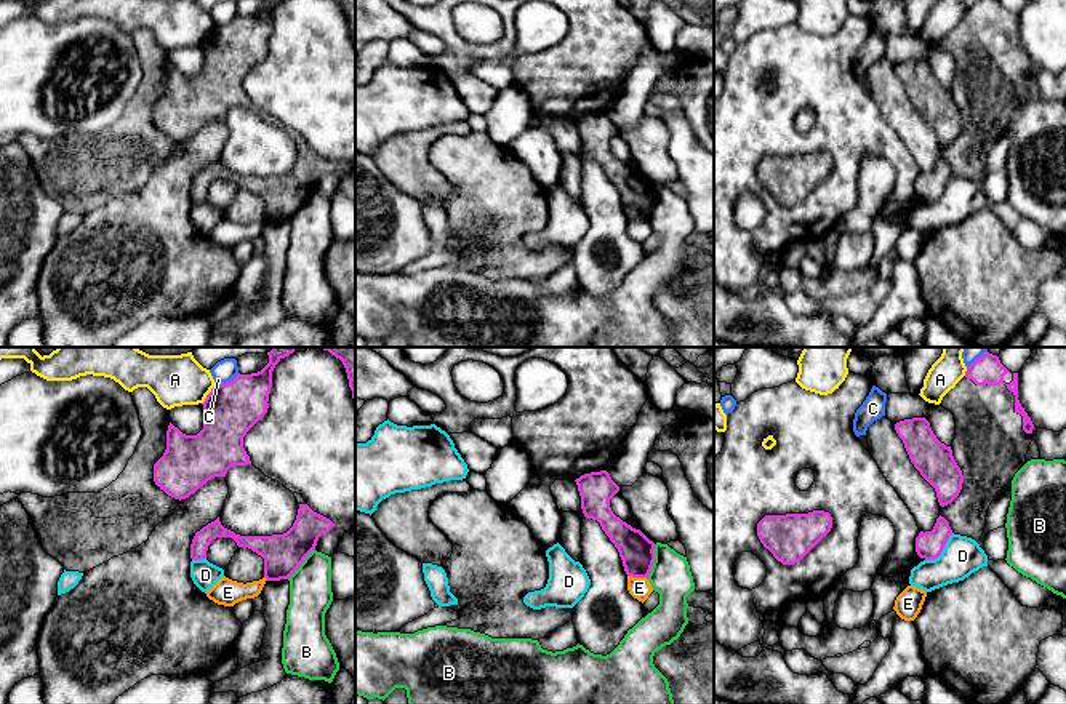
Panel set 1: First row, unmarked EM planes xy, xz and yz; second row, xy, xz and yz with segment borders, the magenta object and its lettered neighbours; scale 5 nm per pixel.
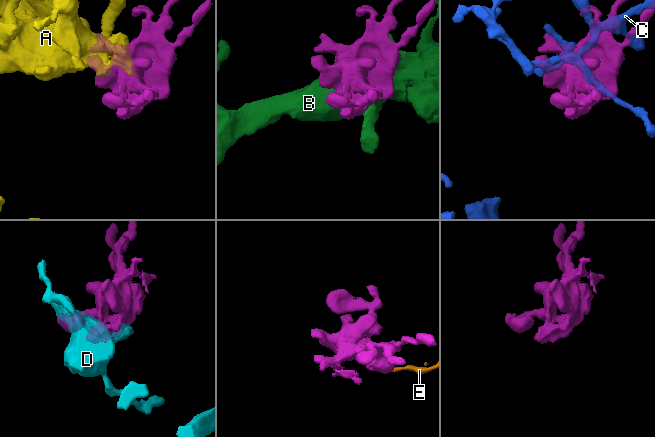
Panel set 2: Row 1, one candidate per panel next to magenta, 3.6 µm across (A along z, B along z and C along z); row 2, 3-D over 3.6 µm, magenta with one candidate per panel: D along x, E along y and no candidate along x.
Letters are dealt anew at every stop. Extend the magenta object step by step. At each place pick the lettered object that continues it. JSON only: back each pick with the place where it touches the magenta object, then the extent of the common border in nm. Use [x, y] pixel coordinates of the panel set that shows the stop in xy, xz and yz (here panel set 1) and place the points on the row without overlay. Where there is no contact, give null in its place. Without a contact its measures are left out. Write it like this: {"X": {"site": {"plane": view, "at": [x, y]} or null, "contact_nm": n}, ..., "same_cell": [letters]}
{"same_cell": []}

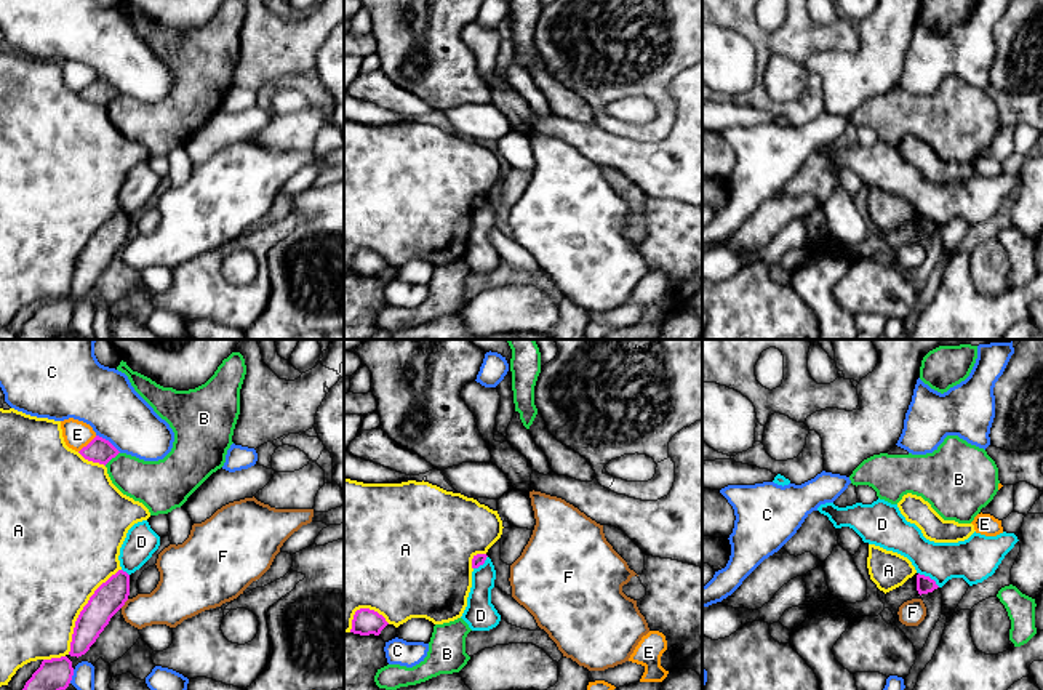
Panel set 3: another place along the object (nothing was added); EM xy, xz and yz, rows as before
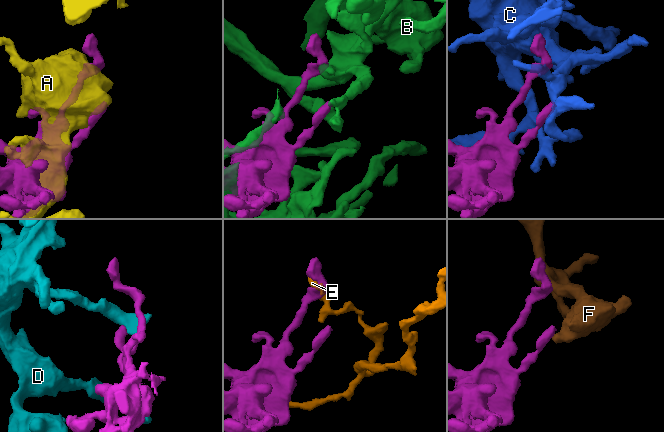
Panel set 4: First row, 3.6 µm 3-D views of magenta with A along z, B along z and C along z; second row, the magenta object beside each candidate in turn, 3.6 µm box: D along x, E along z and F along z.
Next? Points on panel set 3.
{"same_cell": []}

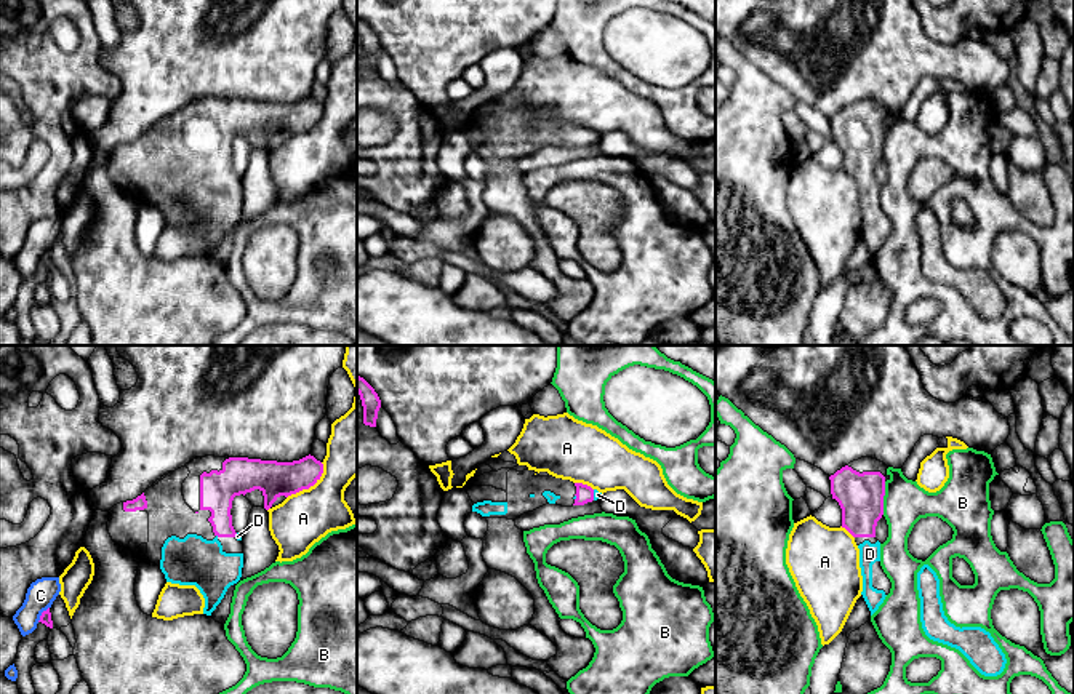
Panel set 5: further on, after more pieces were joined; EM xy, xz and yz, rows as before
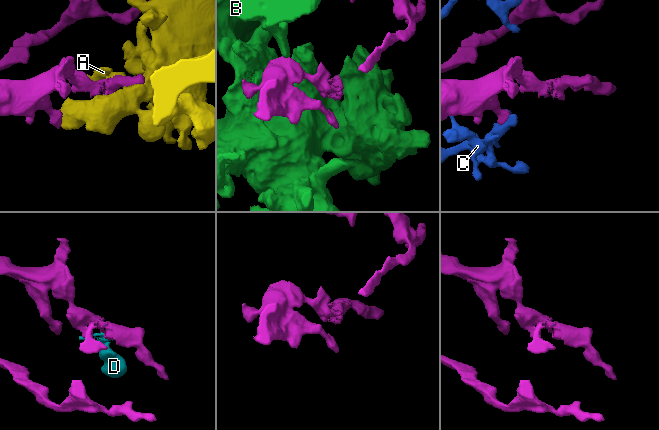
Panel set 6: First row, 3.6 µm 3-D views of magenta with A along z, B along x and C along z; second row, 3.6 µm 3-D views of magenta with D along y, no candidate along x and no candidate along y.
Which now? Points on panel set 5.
{"D": {"site": {"plane": "xz", "at": [593, 136]}, "contact_nm": 60}, "same_cell": ["D"]}

